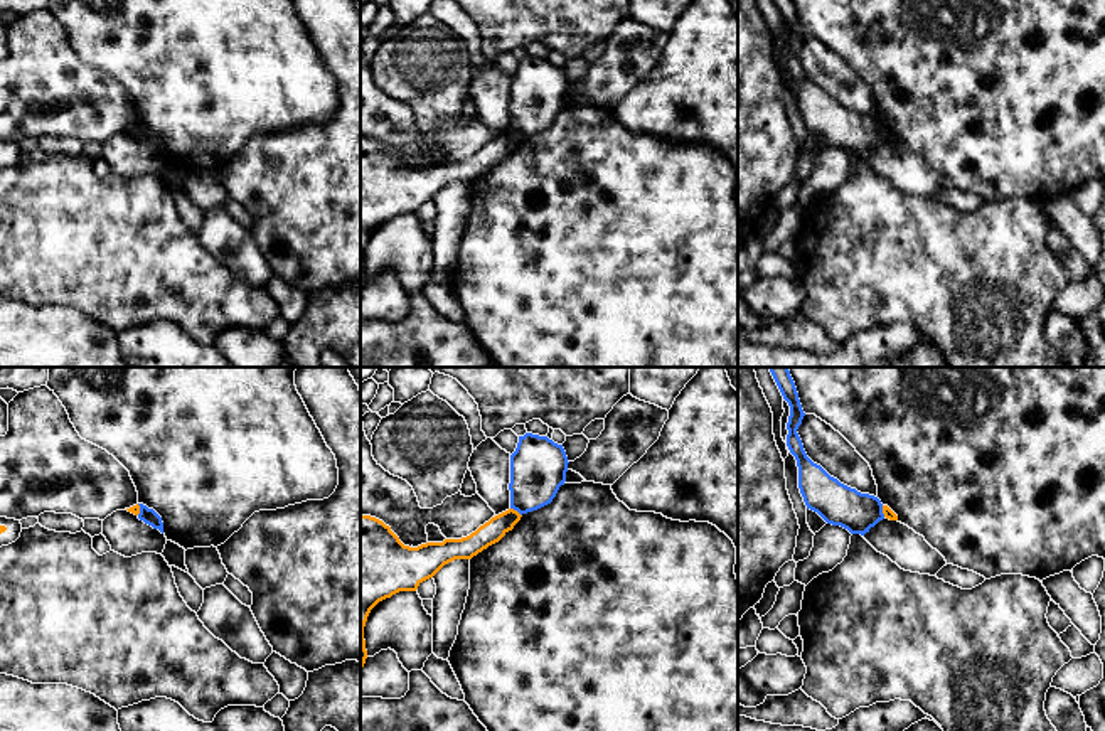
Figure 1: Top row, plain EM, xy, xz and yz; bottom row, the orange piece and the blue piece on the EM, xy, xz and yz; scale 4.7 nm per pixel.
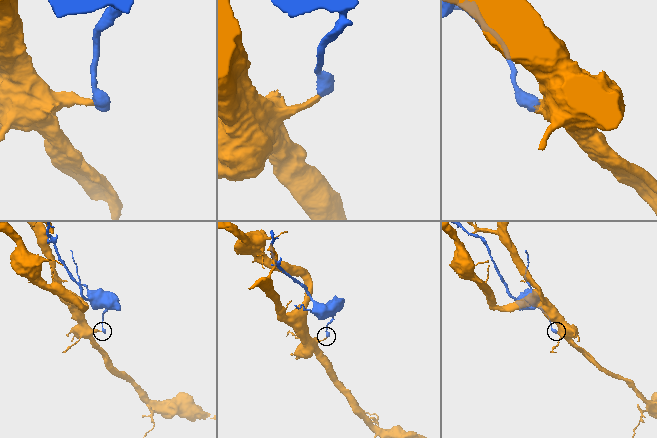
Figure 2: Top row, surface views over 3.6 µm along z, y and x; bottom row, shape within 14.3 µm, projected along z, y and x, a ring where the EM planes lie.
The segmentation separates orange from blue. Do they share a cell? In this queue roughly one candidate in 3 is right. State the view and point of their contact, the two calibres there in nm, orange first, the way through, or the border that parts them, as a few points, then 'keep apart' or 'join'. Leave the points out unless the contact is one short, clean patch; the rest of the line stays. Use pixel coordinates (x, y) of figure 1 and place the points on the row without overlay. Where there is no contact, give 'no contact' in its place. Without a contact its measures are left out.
xz (516, 133) | 110/280 nm | along xz (511, 130), (521, 138) | keep apart

